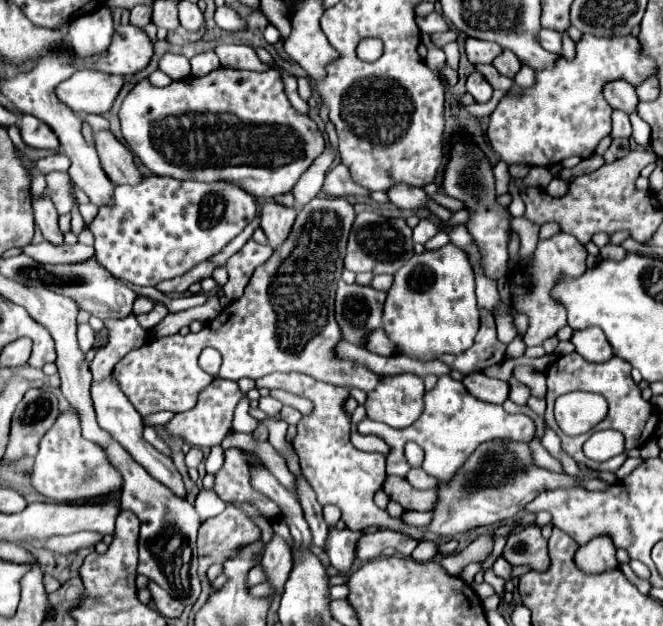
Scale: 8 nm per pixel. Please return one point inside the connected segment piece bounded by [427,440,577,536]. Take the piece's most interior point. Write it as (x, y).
(499, 478)

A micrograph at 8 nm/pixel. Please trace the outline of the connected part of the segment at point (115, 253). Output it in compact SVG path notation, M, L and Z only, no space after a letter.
M145 176L137 186L115 186L113 200L115 206L101 208L89 226L95 236L95 258L113 276L135 286L155 286L163 280L183 276L183 272L189 272L195 264L219 254L223 246L243 232L243 228L257 216L255 198L229 182L205 184L195 180L175 180L171 176Z

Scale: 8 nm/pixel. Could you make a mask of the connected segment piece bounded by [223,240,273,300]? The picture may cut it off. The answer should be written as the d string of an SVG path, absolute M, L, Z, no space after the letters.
M249 240L243 250L227 260L225 268L229 272L229 282L223 286L223 292L229 300L237 300L239 296L243 296L243 290L249 284L255 268L259 264L265 264L271 258L271 252L273 250L269 246L261 246L255 240Z

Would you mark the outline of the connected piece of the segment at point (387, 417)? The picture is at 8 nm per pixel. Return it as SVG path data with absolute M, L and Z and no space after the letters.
M413 374L383 376L375 392L367 394L367 416L391 428L411 426L423 412L425 386Z

